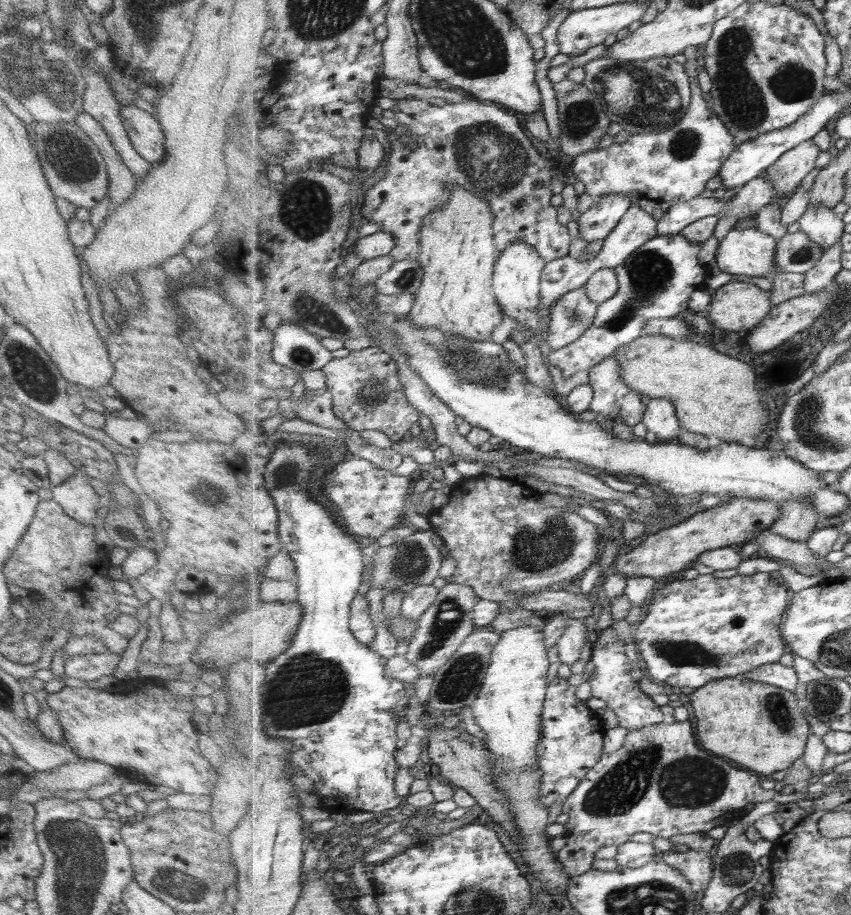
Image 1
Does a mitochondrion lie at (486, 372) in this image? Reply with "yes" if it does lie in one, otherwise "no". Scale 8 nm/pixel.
yes

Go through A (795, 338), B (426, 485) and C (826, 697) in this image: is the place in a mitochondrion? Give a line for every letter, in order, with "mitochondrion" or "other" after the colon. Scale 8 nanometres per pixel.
A: other
B: other
C: mitochondrion

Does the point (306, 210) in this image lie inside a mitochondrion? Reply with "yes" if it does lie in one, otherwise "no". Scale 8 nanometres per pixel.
yes

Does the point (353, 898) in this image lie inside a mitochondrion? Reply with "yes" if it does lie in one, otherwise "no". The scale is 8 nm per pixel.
no

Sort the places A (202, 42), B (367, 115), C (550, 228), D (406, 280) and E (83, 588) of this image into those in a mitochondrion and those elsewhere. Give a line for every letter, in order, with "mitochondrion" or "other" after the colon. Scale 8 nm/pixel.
A: other
B: other
C: other
D: mitochondrion
E: other

